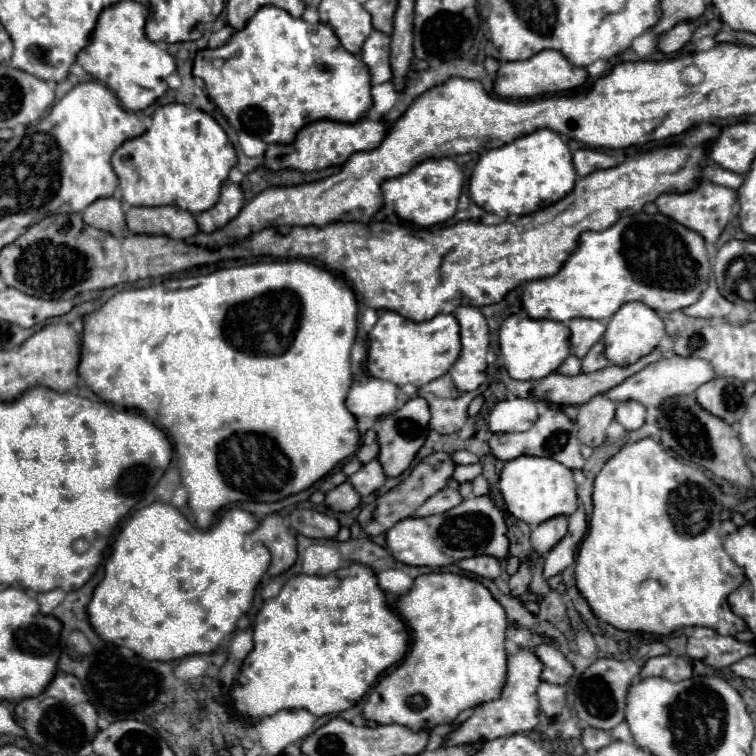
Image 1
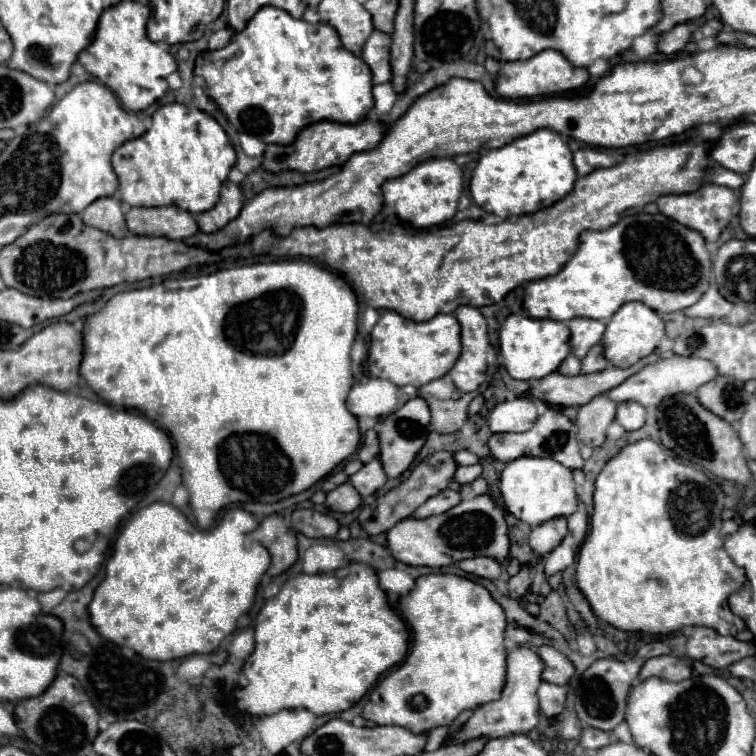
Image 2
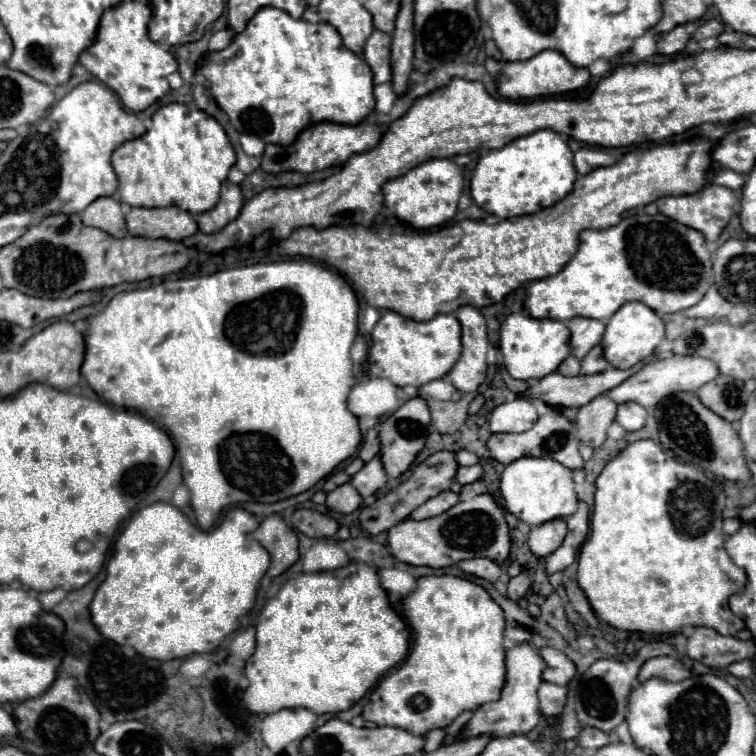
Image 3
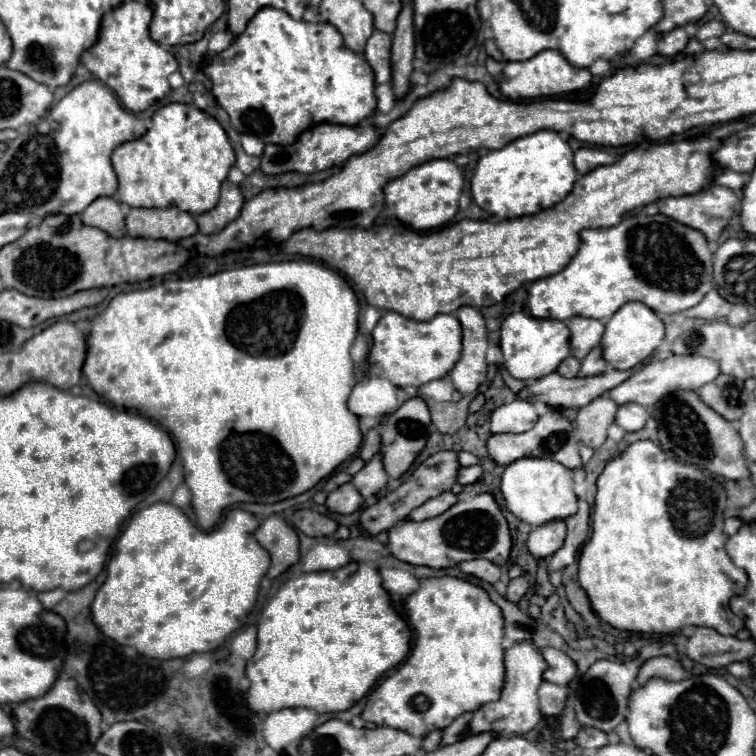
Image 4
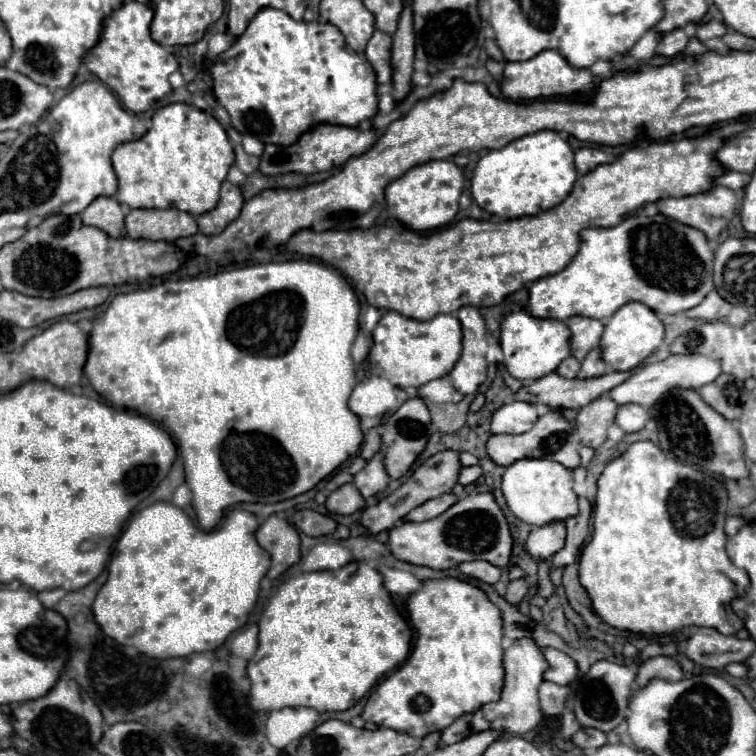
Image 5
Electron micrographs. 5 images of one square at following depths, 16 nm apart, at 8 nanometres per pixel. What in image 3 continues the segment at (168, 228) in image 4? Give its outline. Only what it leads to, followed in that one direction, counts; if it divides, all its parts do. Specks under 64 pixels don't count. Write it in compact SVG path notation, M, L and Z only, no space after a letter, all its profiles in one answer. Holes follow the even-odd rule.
M176 206L168 208L130 208L126 226L132 236L184 240L198 232L198 224L190 212Z

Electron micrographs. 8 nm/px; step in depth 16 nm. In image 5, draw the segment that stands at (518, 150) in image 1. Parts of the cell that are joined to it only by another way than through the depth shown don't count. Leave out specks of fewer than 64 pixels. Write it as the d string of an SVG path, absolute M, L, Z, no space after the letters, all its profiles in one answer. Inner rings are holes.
M554 130L522 136L500 150L484 154L472 176L472 198L488 214L500 218L532 216L560 204L572 190L578 172L570 144Z

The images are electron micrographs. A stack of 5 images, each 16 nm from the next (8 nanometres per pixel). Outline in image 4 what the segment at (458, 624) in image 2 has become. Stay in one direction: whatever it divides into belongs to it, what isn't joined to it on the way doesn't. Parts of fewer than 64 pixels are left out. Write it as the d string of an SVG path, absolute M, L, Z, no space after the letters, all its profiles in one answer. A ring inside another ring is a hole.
M440 576L440 578L422 578L420 580L420 586L418 590L414 590L406 600L404 600L404 612L406 612L406 618L410 620L412 628L416 630L416 644L410 652L410 656L406 658L406 662L402 662L390 676L386 676L368 696L368 702L364 706L364 712L362 712L362 718L368 720L368 722L374 722L376 726L390 726L390 728L400 728L400 730L406 730L408 734L412 736L426 736L430 730L436 730L436 728L446 728L452 724L454 718L458 718L462 712L474 712L476 708L480 708L482 704L486 702L492 702L492 700L498 700L500 698L500 692L502 692L502 686L504 686L504 648L502 648L502 638L504 638L504 616L502 616L502 610L490 600L488 592L468 580L462 580L462 578L454 578L454 576Z

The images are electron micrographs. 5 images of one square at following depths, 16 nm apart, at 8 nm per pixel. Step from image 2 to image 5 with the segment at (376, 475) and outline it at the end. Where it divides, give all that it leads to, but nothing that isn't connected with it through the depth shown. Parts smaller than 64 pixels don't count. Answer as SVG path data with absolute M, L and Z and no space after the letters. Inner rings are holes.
M382 450L366 464L366 468L362 468L354 476L352 484L356 484L356 488L360 490L364 498L374 496L388 486L388 474L384 470L384 452Z

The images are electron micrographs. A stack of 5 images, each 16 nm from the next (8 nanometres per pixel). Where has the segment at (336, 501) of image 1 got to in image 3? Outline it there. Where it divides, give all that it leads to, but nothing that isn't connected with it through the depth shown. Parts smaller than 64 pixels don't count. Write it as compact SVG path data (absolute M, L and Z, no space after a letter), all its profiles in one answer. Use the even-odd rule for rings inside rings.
M350 482L338 486L336 490L332 490L332 492L326 496L326 506L328 506L332 512L350 514L350 512L354 512L360 504L362 504L362 496L356 492L356 488L354 488Z

